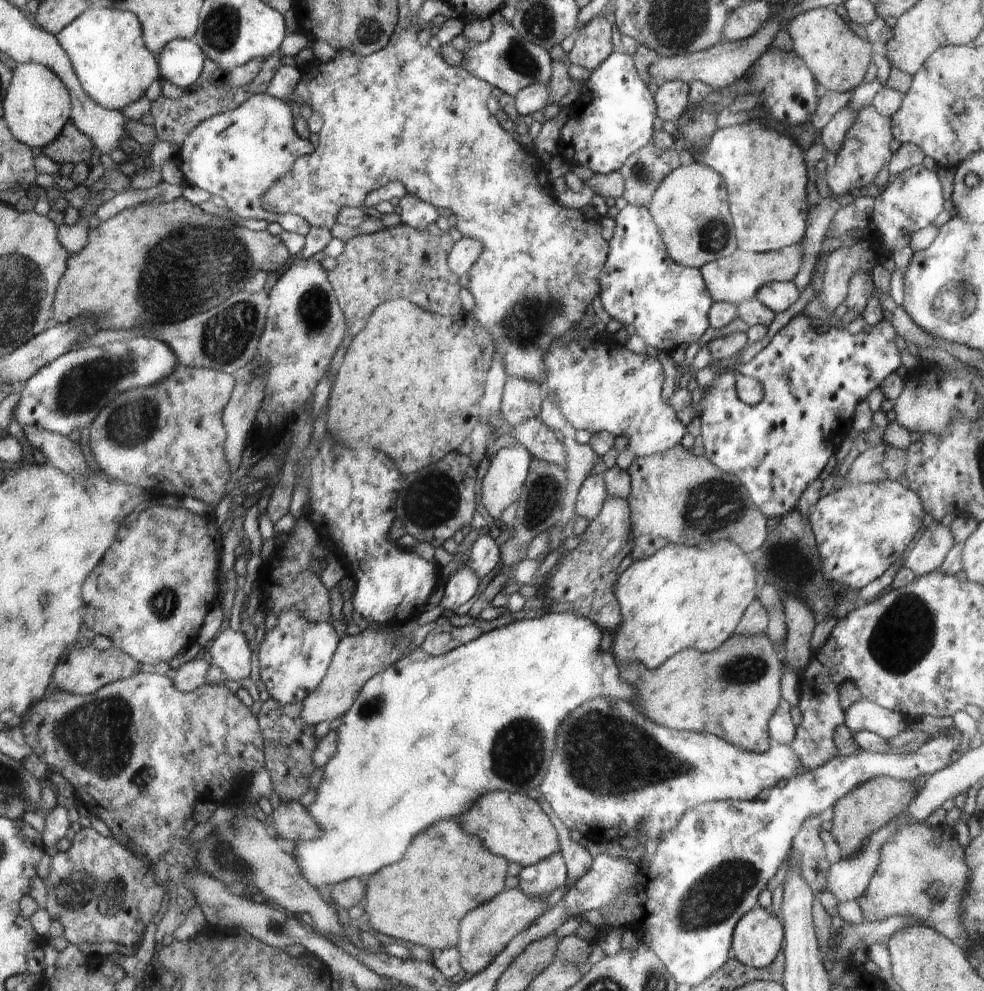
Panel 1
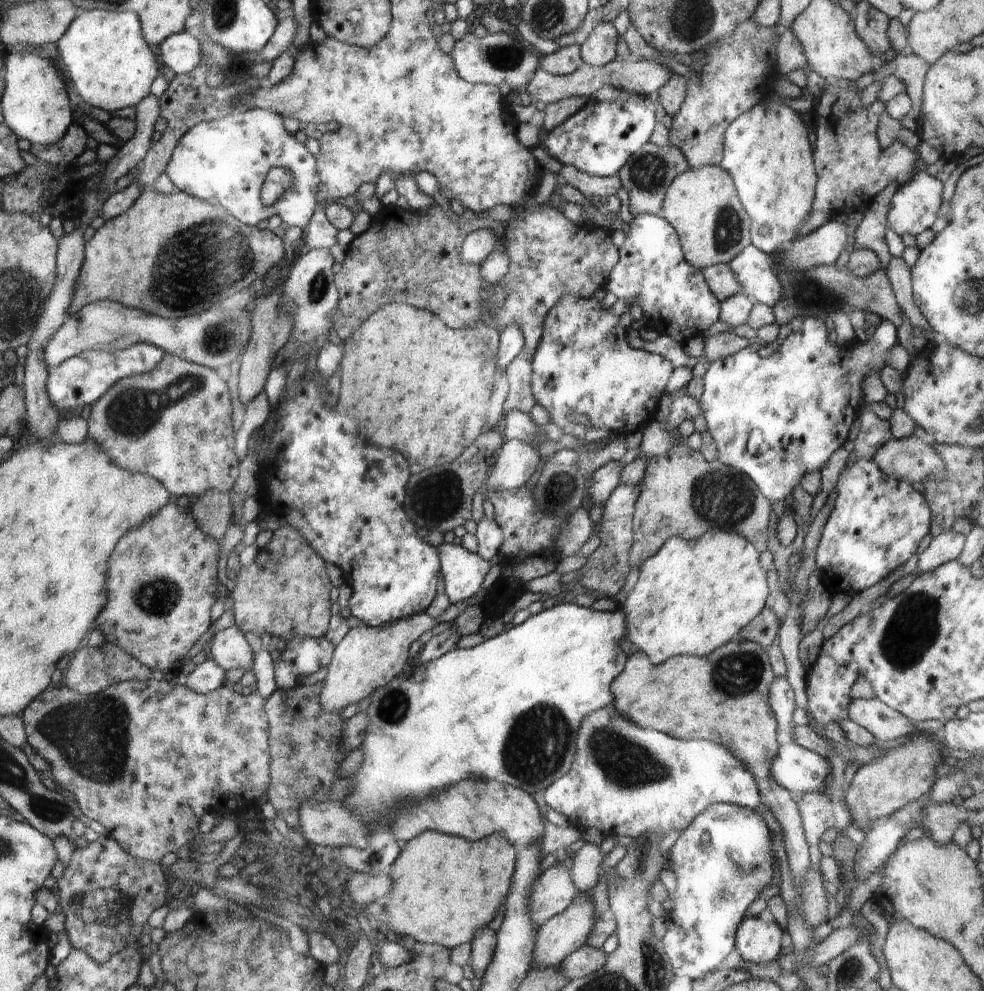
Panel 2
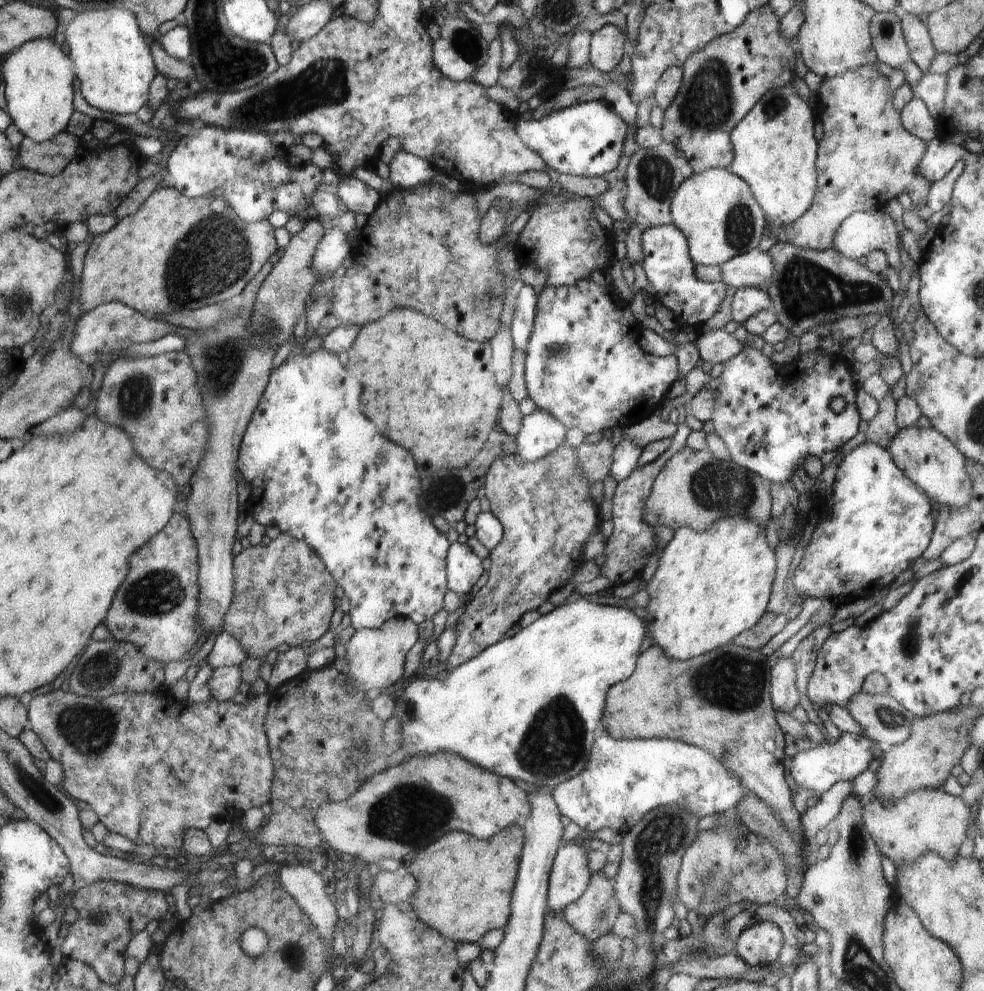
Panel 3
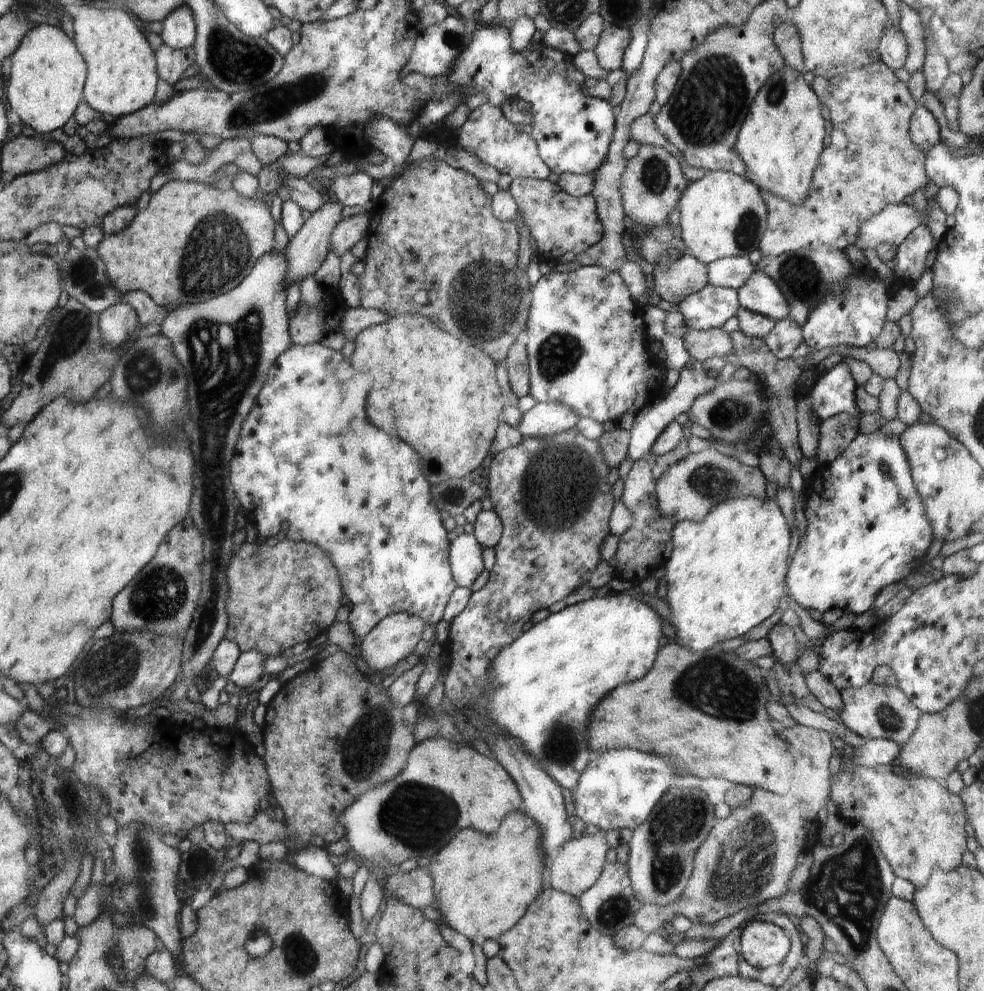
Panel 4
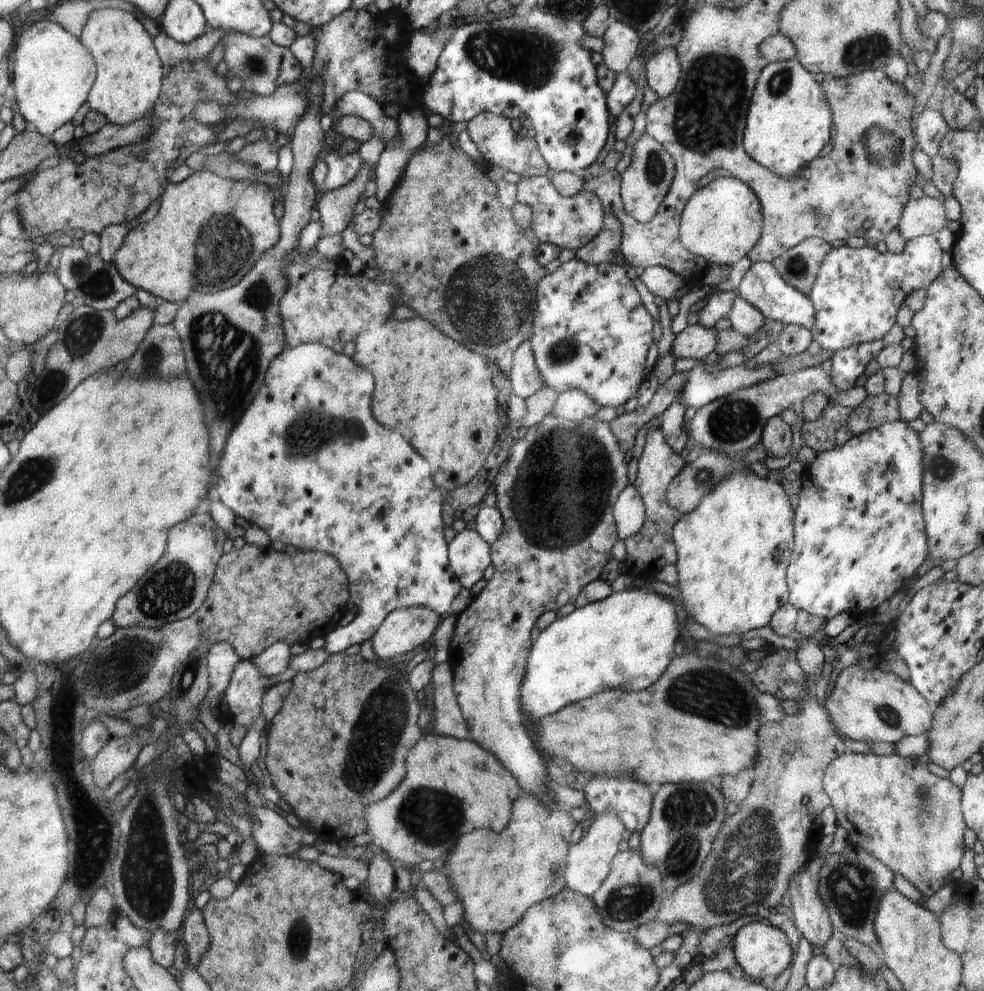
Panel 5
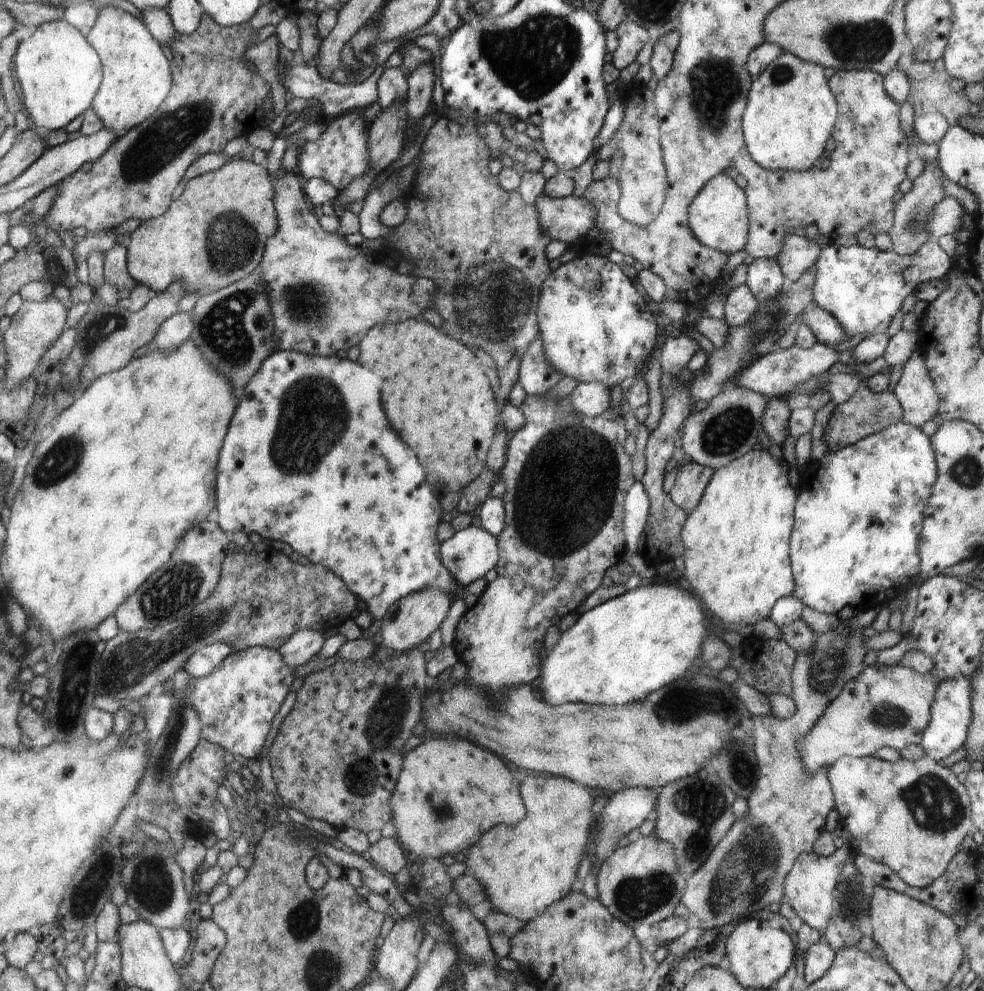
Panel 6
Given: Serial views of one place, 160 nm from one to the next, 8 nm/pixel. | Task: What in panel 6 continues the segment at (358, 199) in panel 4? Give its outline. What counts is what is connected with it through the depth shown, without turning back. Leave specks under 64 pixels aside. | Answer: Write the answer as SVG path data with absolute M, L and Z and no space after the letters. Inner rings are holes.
M364 111L344 112L322 132L314 132L301 143L298 154L297 172L303 180L323 178L337 191L343 191L352 182L369 170L370 124L363 117Z

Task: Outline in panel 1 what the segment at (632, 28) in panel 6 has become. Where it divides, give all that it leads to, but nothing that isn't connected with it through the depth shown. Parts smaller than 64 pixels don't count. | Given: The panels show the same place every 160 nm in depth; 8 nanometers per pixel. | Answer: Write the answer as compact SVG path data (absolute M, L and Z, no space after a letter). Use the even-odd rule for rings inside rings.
M608 15L594 17L569 52L570 62L591 72L598 68L613 51L611 28L612 20Z

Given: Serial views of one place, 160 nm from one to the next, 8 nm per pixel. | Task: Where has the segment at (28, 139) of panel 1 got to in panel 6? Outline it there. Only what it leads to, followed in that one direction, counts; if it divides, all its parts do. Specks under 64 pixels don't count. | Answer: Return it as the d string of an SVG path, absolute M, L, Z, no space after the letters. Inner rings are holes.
M48 21L41 24L37 30L25 38L20 44L14 59L14 73L24 91L26 116L32 119L36 130L40 132L64 129L76 116L88 111L94 104L94 98L103 82L103 63L96 49L82 36L80 31L66 21Z

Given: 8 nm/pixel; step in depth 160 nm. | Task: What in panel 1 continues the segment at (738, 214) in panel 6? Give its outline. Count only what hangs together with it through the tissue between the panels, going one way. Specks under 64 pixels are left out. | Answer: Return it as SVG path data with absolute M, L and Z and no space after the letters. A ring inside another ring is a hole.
M695 162L672 171L656 190L648 208L661 230L669 255L682 265L699 269L738 250L724 180L708 165Z

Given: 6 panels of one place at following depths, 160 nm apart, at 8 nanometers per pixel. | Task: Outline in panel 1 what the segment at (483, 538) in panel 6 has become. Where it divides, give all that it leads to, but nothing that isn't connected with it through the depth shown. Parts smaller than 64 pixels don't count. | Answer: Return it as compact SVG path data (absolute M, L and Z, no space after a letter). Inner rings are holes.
M465 565L450 575L448 581L442 583L445 585L445 590L440 606L446 610L456 610L478 592L480 577L469 565Z

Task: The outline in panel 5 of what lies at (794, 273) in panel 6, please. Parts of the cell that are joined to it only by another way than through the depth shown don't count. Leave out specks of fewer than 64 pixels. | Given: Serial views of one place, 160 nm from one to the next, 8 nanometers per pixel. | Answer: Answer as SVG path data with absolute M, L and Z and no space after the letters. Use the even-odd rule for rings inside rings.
M818 237L804 239L771 263L775 265L783 279L808 295L818 278L819 268L832 250L828 241Z

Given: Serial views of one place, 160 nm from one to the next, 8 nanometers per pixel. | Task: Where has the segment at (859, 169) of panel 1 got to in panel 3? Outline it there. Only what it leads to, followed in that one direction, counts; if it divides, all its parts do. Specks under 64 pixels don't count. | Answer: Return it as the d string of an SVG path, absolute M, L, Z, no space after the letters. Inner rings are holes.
M878 63L859 66L821 82L819 94L824 101L818 126L826 134L819 144L818 194L806 214L794 223L771 230L776 242L823 251L833 248L840 226L856 211L880 209L902 192L908 192L912 206L927 200L930 182L918 174L918 162L926 152L926 143L907 131L893 105L895 91L877 70Z

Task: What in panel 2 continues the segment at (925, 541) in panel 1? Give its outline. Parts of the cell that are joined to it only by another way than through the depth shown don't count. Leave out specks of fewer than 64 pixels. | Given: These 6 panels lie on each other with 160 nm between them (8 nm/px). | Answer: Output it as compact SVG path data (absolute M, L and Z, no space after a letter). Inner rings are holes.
M952 530L940 532L930 538L918 556L918 566L916 566L918 574L930 572L956 560L964 548L964 542L965 536Z

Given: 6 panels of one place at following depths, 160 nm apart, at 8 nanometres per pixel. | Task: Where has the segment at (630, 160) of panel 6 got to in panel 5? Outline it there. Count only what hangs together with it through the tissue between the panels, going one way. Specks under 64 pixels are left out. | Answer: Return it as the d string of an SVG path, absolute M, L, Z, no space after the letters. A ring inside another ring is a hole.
M647 133L636 140L633 146L631 163L621 173L621 201L623 209L631 218L640 223L647 223L656 214L668 194L670 185L675 177L675 162L672 157L654 137Z

